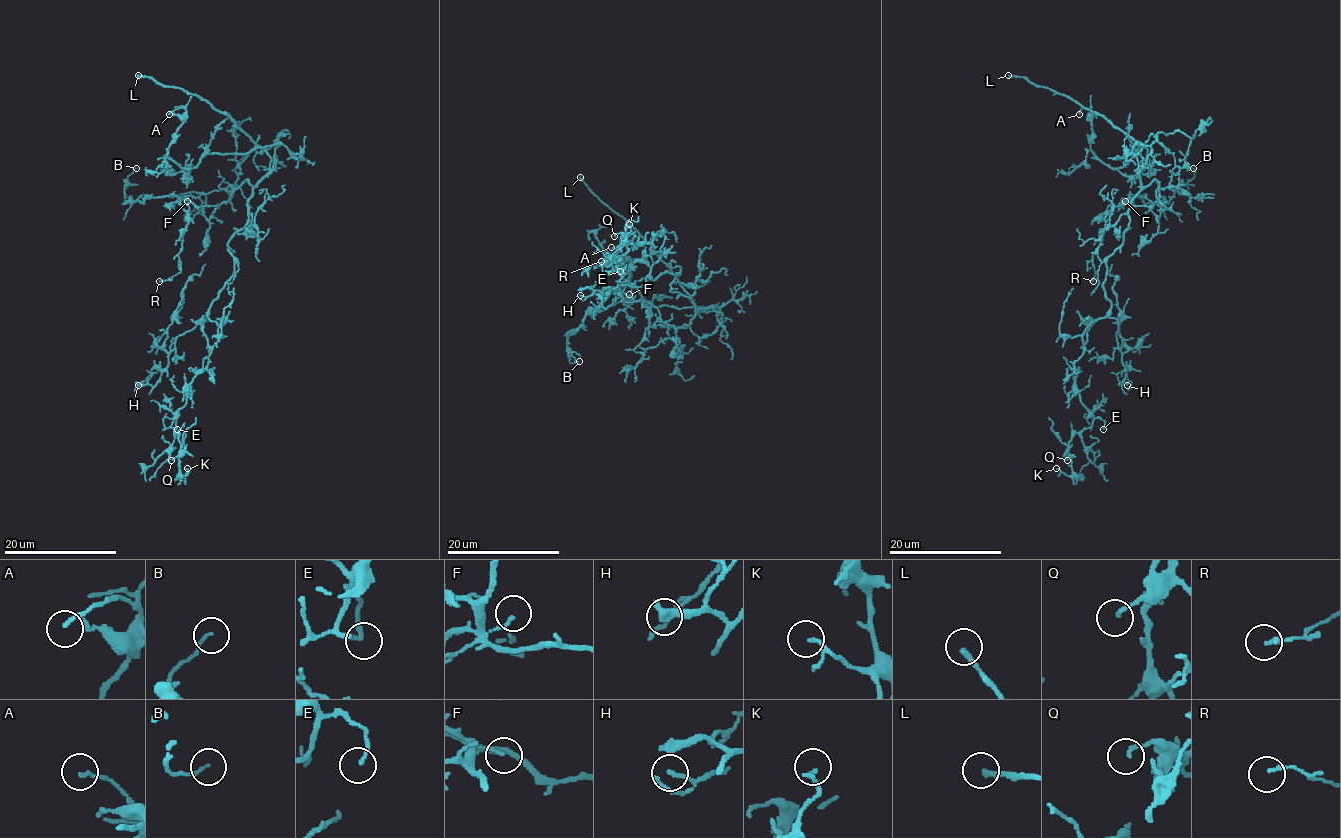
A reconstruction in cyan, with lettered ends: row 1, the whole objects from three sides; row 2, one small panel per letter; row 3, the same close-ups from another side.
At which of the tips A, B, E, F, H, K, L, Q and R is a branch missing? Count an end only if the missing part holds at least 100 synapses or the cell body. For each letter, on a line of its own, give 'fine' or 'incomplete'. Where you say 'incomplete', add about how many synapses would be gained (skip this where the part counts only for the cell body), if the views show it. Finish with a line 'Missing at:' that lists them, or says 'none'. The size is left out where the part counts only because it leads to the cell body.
A: fine
B: fine
E: fine
F: fine
H: fine
K: fine
L: incomplete
Q: fine
R: fine
Missing at: L

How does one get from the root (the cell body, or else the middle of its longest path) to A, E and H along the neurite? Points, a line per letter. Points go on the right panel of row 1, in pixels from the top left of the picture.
A: (1121, 244), (1129, 202), (1141, 188), (1139, 148), (1121, 167), (1105, 165), (1090, 148), (1091, 110), (1079, 114)
E: (1121, 244), (1107, 258), (1103, 289), (1110, 312), (1091, 325), (1074, 363), (1080, 402), (1104, 421), (1103, 429)
H: (1121, 244), (1107, 258), (1103, 289), (1111, 302), (1107, 315), (1118, 322), (1117, 343), (1127, 368), (1127, 385)

